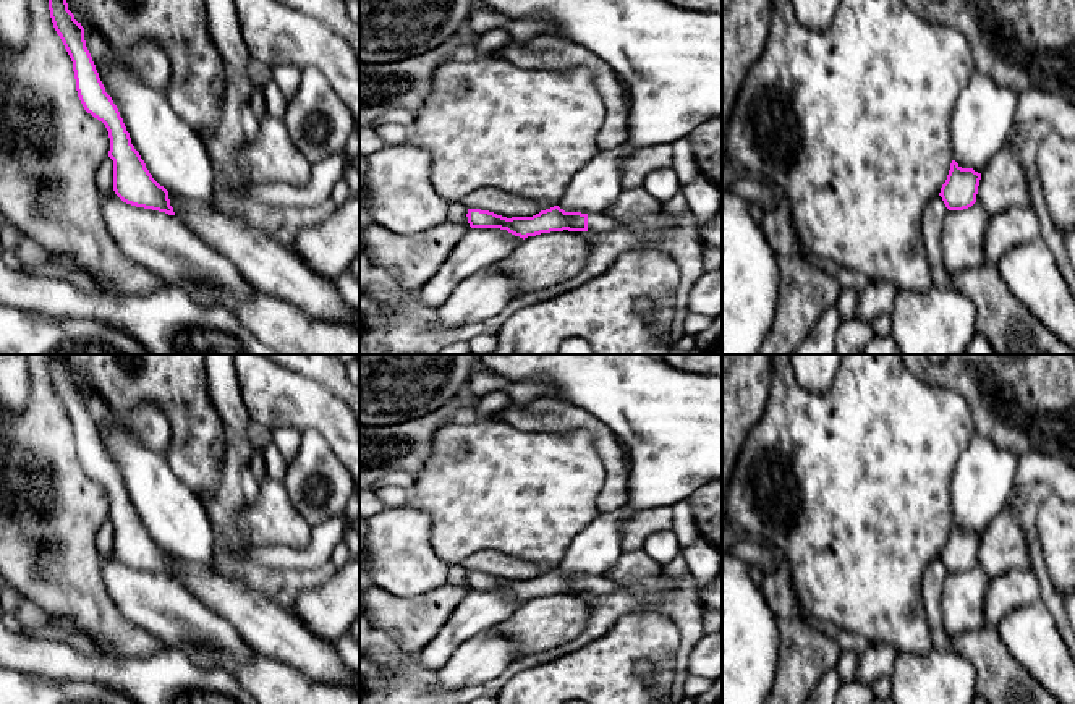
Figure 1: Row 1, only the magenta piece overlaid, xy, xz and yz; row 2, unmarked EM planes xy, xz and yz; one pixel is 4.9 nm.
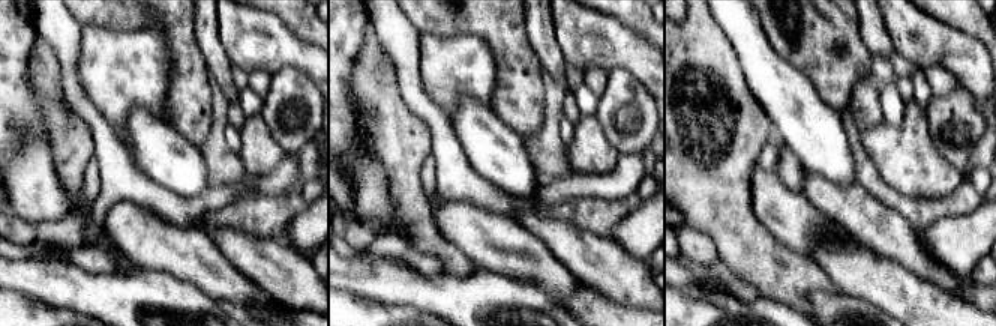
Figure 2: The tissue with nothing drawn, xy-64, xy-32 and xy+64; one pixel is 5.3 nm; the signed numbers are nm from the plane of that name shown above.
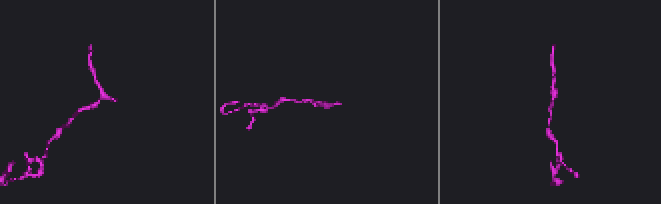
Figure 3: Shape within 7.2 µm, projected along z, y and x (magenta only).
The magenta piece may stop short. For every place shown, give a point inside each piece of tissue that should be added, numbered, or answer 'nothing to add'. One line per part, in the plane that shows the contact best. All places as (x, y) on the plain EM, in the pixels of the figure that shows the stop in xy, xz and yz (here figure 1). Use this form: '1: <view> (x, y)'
1: xz (596, 585)

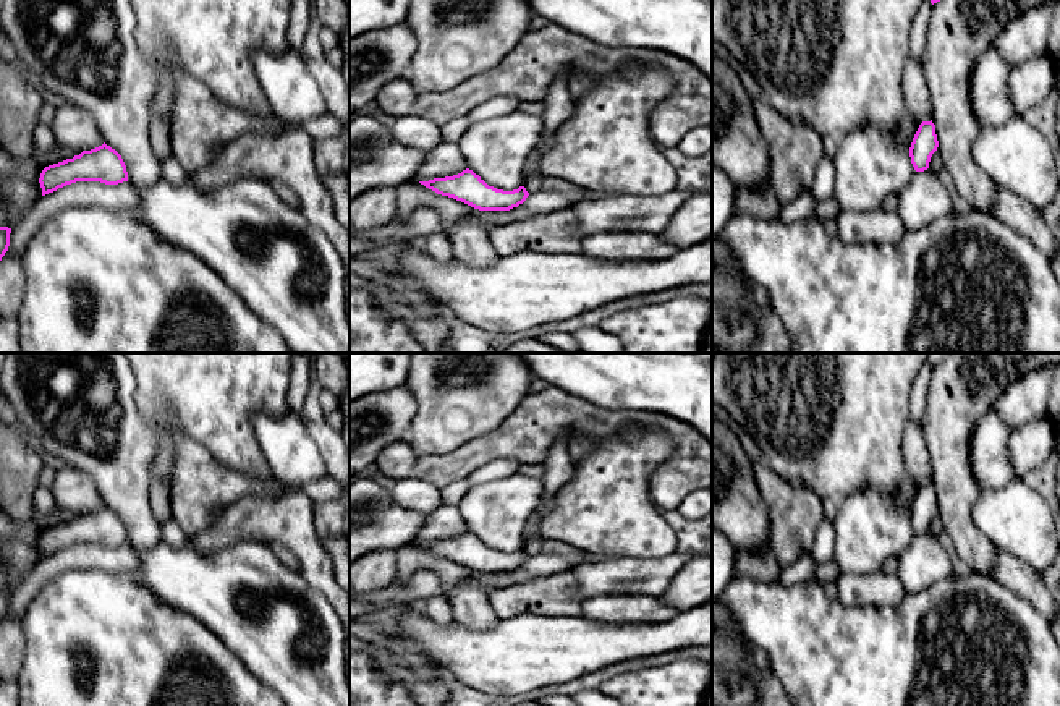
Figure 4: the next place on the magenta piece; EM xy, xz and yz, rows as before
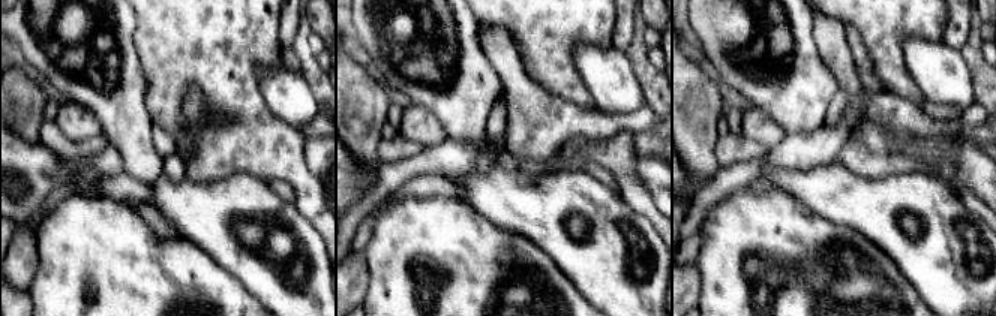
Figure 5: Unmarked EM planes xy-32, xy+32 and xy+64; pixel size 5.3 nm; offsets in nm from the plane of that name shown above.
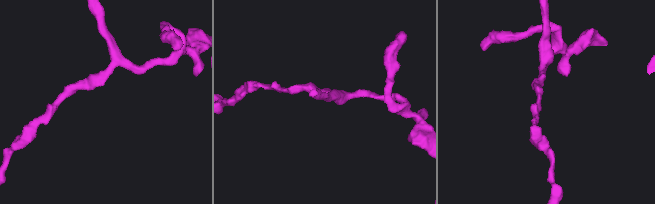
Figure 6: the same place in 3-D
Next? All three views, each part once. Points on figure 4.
nothing to add

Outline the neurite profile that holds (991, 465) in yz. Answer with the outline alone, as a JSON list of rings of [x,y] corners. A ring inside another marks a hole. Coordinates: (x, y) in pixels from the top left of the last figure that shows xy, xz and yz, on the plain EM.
[[[990,410],[971,434],[971,468],[979,491],[1002,487],[1015,479],[1010,463],[1008,442],[1013,431]]]

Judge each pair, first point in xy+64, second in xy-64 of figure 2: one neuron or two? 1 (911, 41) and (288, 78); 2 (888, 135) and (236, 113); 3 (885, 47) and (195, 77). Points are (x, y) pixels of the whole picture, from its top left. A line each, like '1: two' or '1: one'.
1: two
2: two
3: two

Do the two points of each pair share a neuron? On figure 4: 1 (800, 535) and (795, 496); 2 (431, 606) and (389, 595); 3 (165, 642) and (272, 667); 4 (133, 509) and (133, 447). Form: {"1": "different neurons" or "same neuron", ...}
{"1": "same neuron", "2": "different neurons", "3": "different neurons", "4": "same neuron"}

